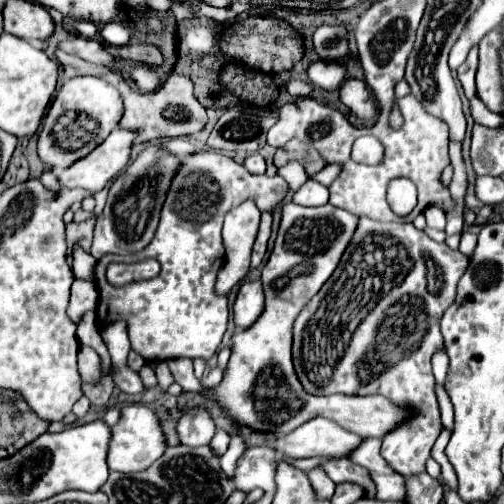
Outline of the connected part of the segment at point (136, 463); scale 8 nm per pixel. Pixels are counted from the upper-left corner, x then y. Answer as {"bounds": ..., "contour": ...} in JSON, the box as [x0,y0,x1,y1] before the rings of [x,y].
{"bounds":[109,404,167,472],"contour":[[[131,404],[125,406],[121,412],[119,424],[113,428],[113,438],[109,446],[109,470],[119,470],[119,472],[139,472],[143,468],[149,468],[167,448],[165,432],[161,428],[159,416],[147,408],[145,404]]]}

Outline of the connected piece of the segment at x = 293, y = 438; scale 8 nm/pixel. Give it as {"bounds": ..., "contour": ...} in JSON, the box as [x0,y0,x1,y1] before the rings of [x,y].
{"bounds":[271,416,361,460],"contour":[[[319,416],[305,422],[291,434],[275,438],[271,446],[289,458],[323,456],[329,460],[341,460],[347,458],[353,450],[357,450],[361,442],[361,436],[341,428],[339,424],[335,424],[335,420]]]}

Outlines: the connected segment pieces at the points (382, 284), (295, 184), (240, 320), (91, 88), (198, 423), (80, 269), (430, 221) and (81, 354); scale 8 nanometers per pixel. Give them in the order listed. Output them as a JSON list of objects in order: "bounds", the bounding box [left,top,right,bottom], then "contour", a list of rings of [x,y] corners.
[{"bounds":[293,216,469,476],"contour":[[[359,216],[355,236],[345,248],[339,266],[295,320],[293,364],[303,390],[311,396],[381,394],[393,402],[406,402],[411,408],[412,417],[382,438],[381,445],[381,456],[403,476],[417,476],[419,472],[425,472],[425,462],[431,458],[431,448],[443,428],[431,358],[435,352],[445,350],[439,320],[447,306],[453,304],[457,284],[467,268],[469,256],[459,250],[451,250],[445,242],[433,242],[413,224],[377,222],[369,216]]]},{"bounds":[279,162,309,190],"contour":[[[289,162],[293,168],[279,168],[279,176],[283,176],[287,182],[289,182],[289,188],[297,188],[299,190],[299,186],[309,178],[307,174],[305,174],[305,170],[303,170],[303,166],[299,164],[299,162]]]},{"bounds":[233,280,265,330],"contour":[[[259,280],[243,282],[239,292],[237,292],[235,304],[233,304],[237,328],[239,330],[249,328],[259,318],[259,314],[263,312],[263,304],[265,304],[265,298],[263,298],[261,282]]]},{"bounds":[39,76,123,168],"contour":[[[79,76],[67,80],[57,92],[39,132],[39,156],[51,168],[69,168],[95,150],[119,124],[123,116],[121,94],[103,78]]]},{"bounds":[177,408,215,446],"contour":[[[195,408],[179,420],[177,432],[179,432],[181,444],[207,446],[215,434],[215,424],[213,424],[213,418],[203,408]]]},{"bounds":[73,246,95,280],"contour":[[[79,246],[75,248],[75,252],[73,252],[73,272],[75,272],[75,278],[79,278],[79,280],[95,280],[93,278],[93,268],[95,268],[95,258],[93,256],[89,256],[87,252],[83,252]]]},{"bounds":[424,207,445,230],"contour":[[[428,207],[424,211],[427,226],[430,228],[439,228],[445,230],[445,213],[436,207]]]},{"bounds":[78,346,103,383],"contour":[[[80,346],[78,352],[78,370],[81,379],[87,383],[95,383],[103,377],[101,372],[101,359],[91,347]]]}]

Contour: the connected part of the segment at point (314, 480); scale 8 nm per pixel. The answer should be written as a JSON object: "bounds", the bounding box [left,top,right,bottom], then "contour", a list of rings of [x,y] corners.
{"bounds":[307,468,335,500],"contour":[[[311,468],[311,470],[307,472],[307,476],[309,476],[309,482],[311,482],[311,486],[313,486],[313,492],[315,492],[315,496],[317,496],[319,500],[329,500],[329,498],[333,496],[335,484],[331,484],[331,480],[325,476],[323,470]]]}

